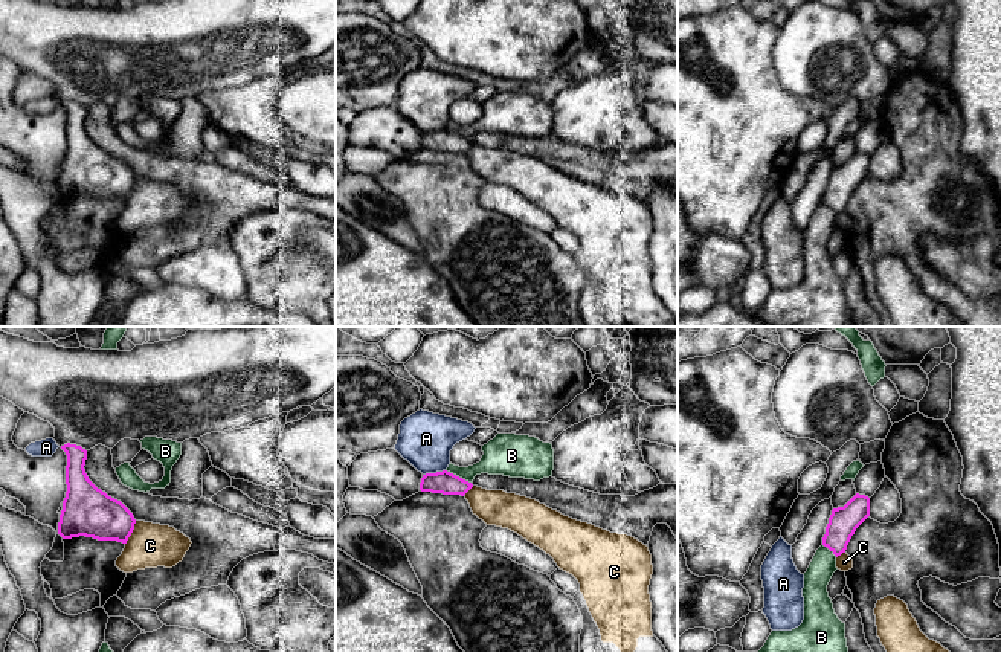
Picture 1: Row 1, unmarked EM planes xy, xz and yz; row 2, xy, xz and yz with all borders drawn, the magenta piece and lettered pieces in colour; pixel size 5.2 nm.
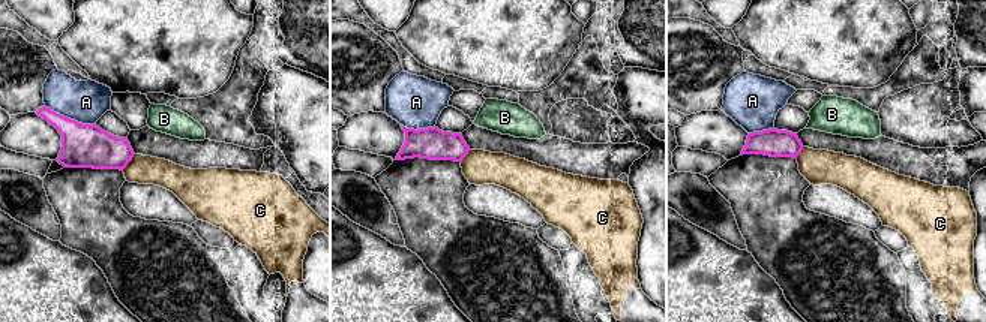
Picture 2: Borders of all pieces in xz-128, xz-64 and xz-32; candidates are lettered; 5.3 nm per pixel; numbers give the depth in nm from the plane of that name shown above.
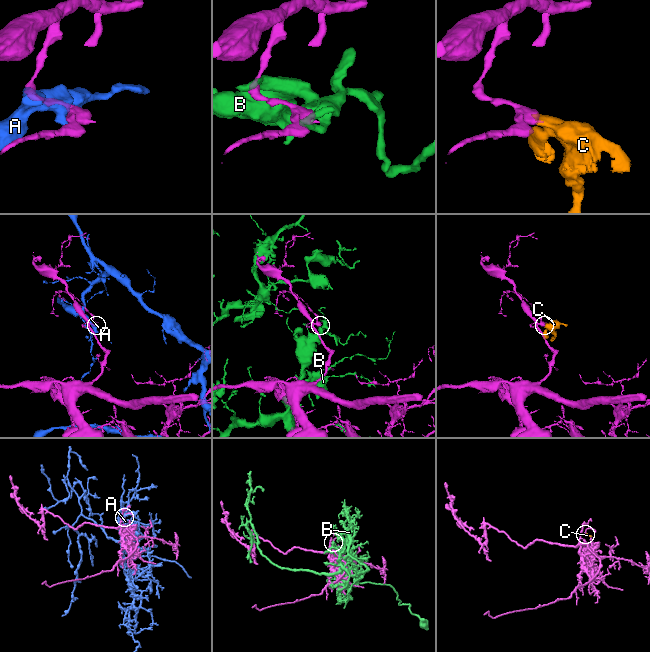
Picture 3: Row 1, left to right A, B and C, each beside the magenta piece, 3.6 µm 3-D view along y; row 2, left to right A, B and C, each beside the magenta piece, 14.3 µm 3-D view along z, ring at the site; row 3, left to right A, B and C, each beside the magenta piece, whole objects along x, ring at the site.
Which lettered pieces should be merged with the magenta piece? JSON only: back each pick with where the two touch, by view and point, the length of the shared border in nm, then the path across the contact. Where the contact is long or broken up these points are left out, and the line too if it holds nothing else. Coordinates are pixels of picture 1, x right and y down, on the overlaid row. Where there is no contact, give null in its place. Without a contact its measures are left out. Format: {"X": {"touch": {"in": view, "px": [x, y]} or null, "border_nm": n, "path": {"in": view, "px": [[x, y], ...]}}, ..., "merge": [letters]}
{"merge": []}

